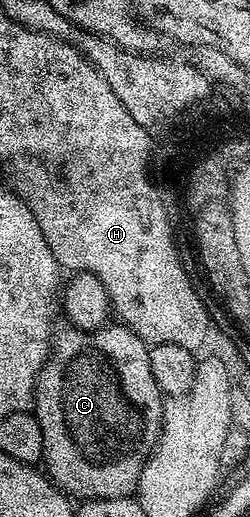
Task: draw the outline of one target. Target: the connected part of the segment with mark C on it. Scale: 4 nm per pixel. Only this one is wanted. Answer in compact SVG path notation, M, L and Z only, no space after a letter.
M114 324L97 329L66 327L60 333L58 330L50 342L43 369L35 380L33 412L41 423L42 464L48 465L46 476L64 494L83 501L132 496L139 488L139 476L147 458L154 452L159 434L163 432L165 394L153 379L148 342L126 325Z

